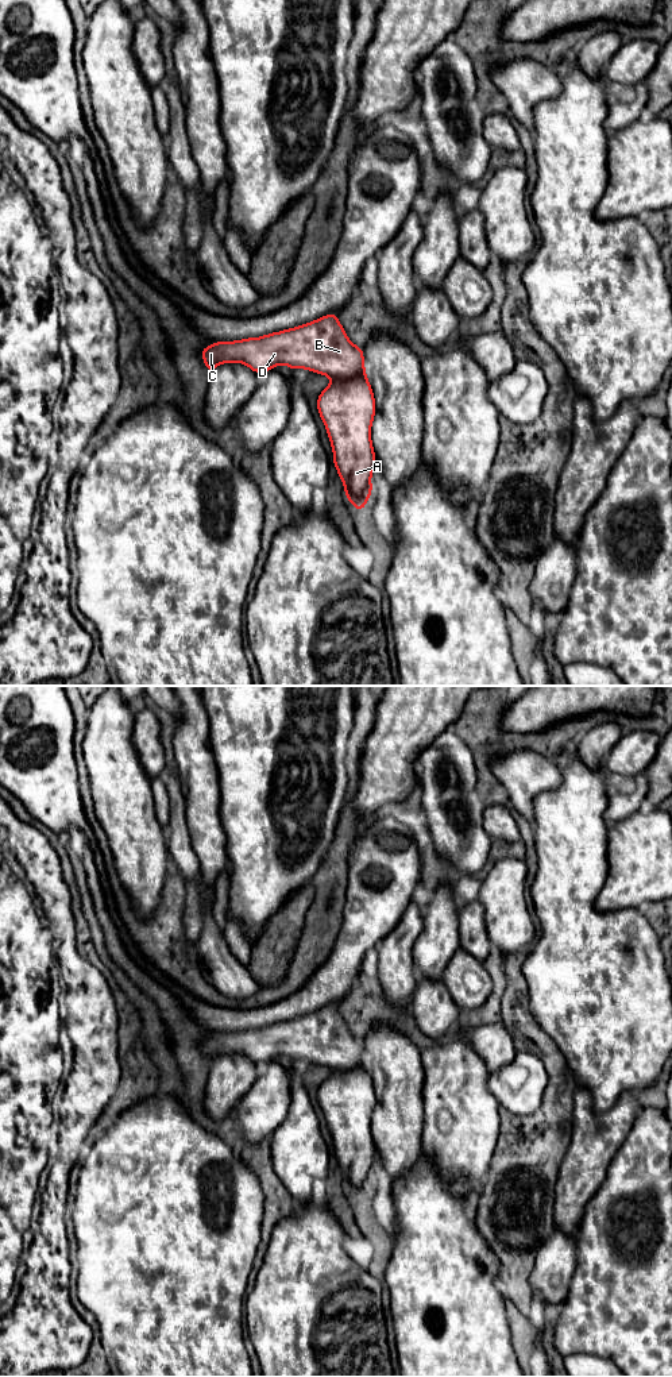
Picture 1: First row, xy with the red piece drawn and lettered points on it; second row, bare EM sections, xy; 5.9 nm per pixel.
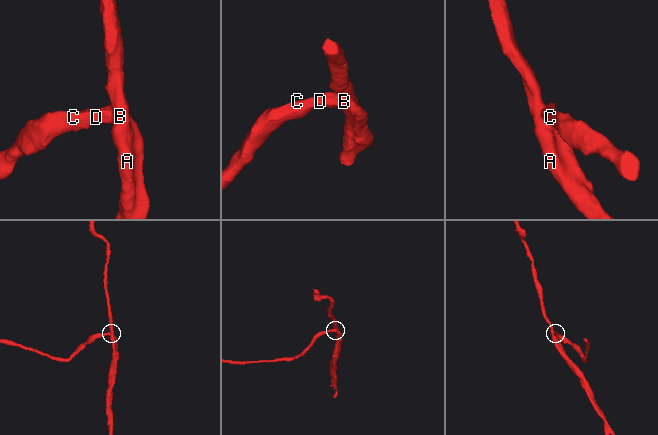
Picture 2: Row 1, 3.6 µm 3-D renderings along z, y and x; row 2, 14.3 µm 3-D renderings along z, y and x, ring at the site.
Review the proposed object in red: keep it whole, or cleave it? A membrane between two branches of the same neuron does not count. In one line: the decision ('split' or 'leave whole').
leave whole

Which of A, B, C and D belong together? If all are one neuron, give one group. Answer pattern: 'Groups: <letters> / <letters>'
Groups: A B C D

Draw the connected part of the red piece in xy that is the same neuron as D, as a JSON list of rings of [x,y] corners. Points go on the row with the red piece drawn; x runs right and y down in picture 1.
[[[336,313],[260,338],[216,342],[202,348],[201,356],[209,374],[219,364],[239,362],[255,374],[285,364],[291,370],[305,369],[329,377],[332,382],[320,393],[316,401],[318,414],[332,446],[333,466],[344,483],[345,497],[356,510],[364,509],[372,491],[371,475],[376,462],[371,440],[375,397],[367,379],[363,348],[348,339]]]

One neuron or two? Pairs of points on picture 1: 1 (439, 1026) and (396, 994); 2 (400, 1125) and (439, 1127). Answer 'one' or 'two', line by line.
1: two
2: two

